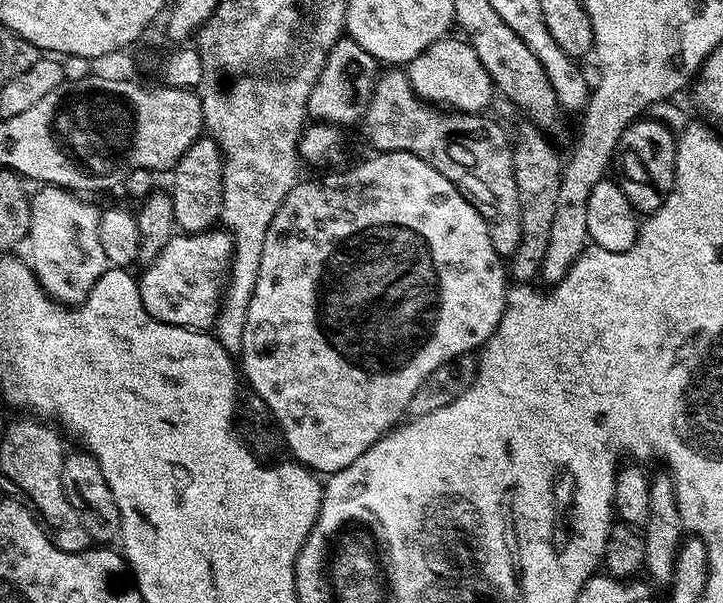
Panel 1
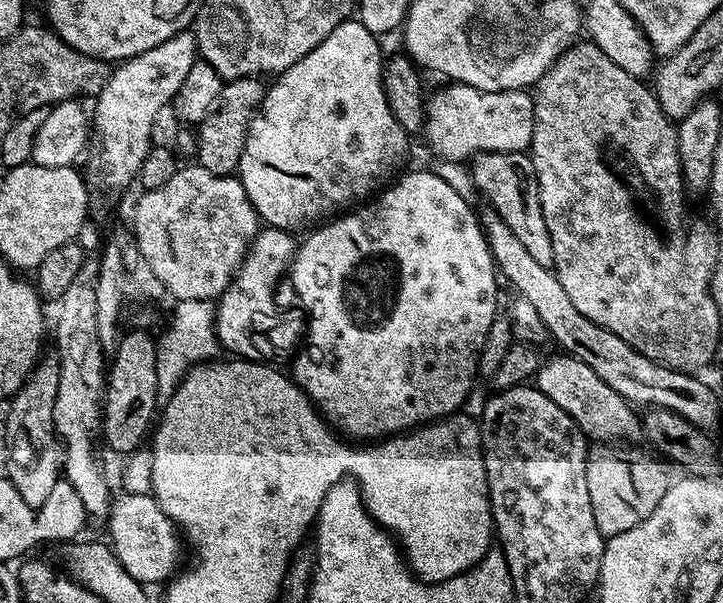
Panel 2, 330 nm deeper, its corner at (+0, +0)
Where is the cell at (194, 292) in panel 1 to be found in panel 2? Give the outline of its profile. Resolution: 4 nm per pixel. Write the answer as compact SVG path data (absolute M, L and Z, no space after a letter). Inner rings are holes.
M261 227L252 239L252 244L248 247L248 252L244 256L244 262L240 265L236 275L232 277L223 294L215 301L216 305L216 336L220 339L221 349L232 351L231 355L245 360L257 362L280 362L276 360L291 361L295 357L302 344L302 328L296 324L288 324L286 317L280 313L280 308L276 305L276 283L280 279L285 279L292 263L292 257L296 255L298 240L291 231L283 228Z

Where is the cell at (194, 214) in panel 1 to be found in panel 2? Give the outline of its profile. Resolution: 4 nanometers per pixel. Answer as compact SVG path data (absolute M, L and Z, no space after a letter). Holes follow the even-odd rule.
M255 76L227 81L223 85L218 98L211 103L209 113L202 118L195 129L196 155L199 167L210 170L210 174L231 176L239 169L242 150L246 146L246 138L250 130L250 122L264 101L266 84Z

